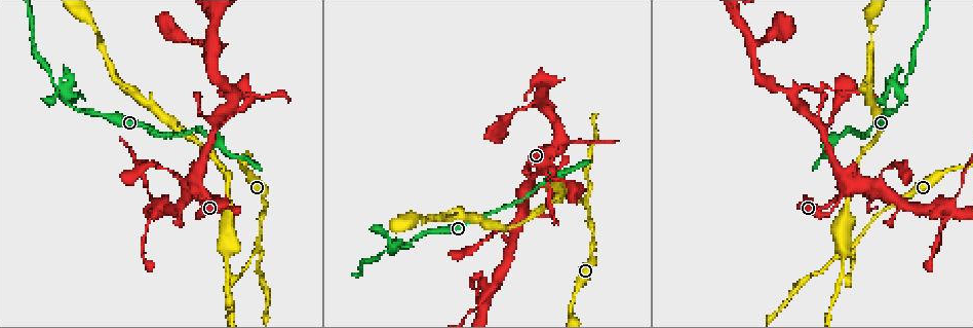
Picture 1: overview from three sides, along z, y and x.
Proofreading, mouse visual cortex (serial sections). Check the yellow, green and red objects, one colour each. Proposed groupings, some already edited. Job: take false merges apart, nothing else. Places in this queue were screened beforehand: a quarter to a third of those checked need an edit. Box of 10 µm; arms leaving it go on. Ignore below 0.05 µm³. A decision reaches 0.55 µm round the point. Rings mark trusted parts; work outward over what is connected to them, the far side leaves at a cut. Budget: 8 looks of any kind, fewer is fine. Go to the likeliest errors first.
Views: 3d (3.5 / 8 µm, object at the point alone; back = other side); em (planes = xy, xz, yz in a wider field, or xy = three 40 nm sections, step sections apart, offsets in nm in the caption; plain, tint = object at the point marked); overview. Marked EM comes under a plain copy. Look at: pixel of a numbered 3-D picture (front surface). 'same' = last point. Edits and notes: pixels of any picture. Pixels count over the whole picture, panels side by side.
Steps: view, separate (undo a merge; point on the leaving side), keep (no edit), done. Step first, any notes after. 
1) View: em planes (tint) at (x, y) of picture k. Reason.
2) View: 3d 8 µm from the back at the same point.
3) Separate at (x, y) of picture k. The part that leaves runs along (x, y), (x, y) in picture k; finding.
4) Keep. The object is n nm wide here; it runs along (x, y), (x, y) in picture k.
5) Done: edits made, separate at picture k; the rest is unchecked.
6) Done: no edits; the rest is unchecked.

View: 3d 8 µm at (257, 246) of picture 1. A fork.

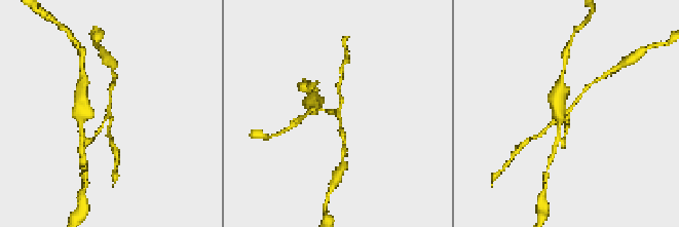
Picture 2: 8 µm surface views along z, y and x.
View: 3d 3.5 µm at the same point.

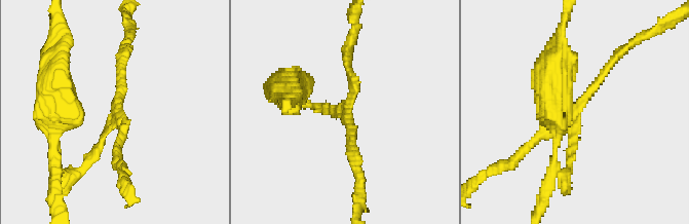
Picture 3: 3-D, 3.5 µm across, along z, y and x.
View: em xy step 3 (tint) at (575, 113) of picture 3. 3 arms meet here; the arms are 150, 150, 150 nm wide; need the tissue.

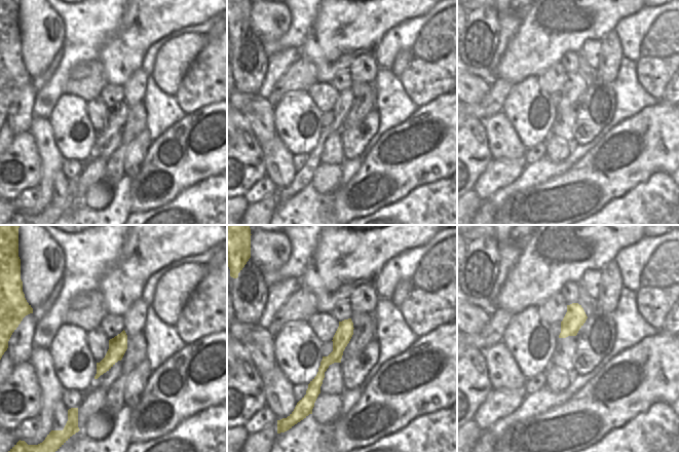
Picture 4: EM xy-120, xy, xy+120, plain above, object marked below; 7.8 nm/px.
Keep. It runs along (614, 58), (569, 120), (569, 172) in picture 3; continuous, no second cell.

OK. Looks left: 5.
View: 3d 8 µm at (847, 188) of picture 1. Three-way junction.

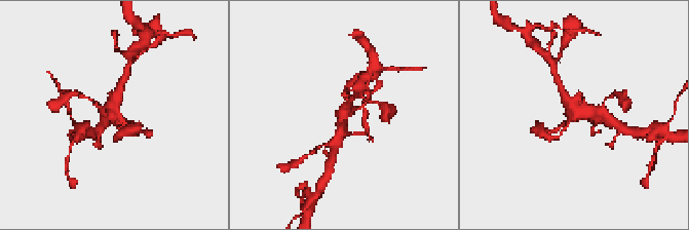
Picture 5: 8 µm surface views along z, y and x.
View: 3d 3.5 µm at the same point. Closer look.

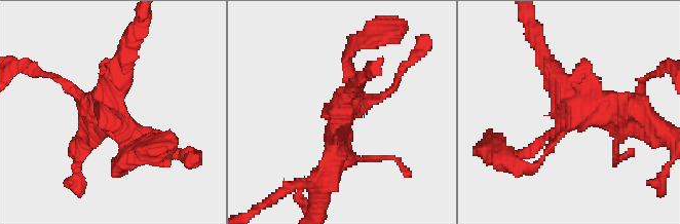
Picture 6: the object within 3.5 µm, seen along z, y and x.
View: em xy step 2 (tint) at (576, 111) of picture 6. Now the EM.

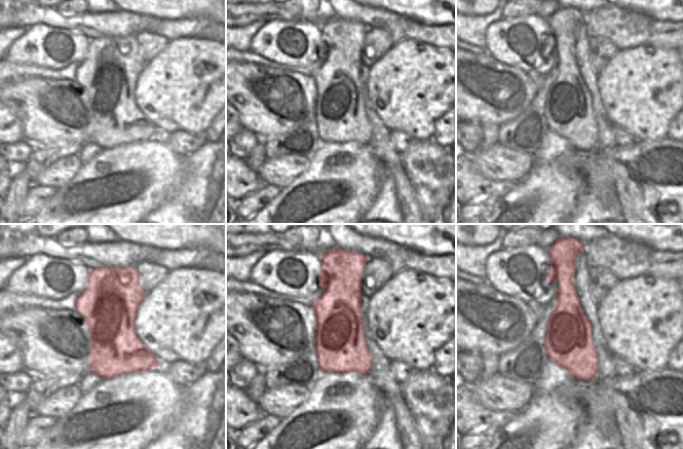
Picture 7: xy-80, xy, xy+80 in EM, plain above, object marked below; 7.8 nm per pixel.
Keep. Continuous, no second cell.

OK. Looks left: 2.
View: 3d 3.5 µm at (562, 142) of picture 1. Branch point.

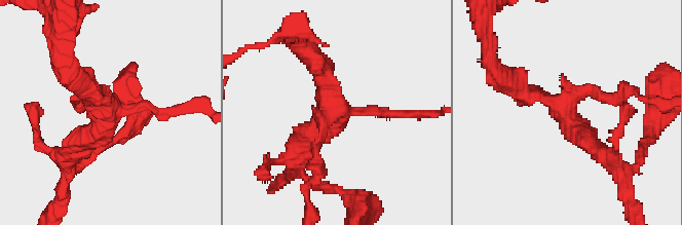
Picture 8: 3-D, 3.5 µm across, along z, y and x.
View: em planes (tint) at (335, 111) of picture 8. Now the EM.

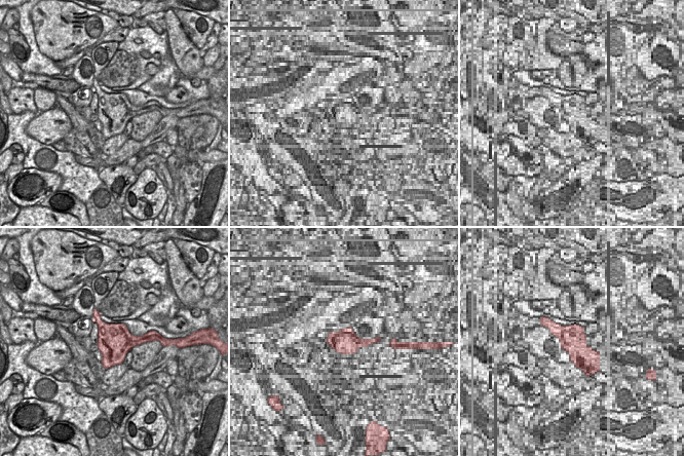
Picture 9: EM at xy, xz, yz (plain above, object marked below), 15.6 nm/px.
Keep. Continuous, no second cell.

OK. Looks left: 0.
Done: no edits; the rest is unchecked.

